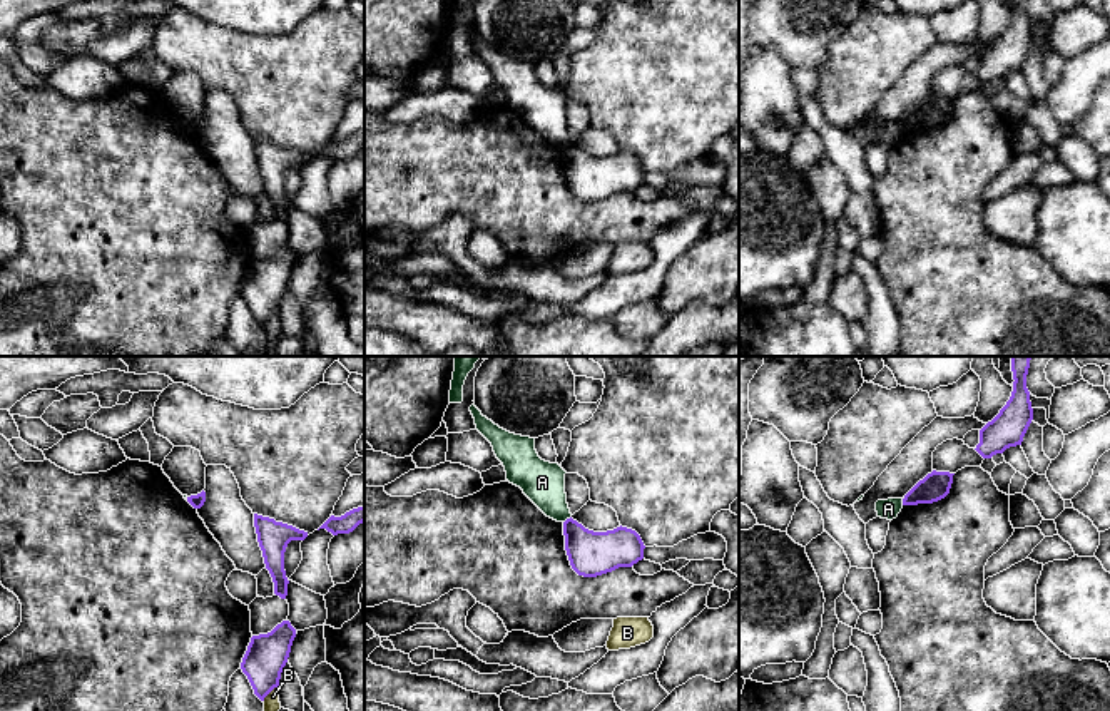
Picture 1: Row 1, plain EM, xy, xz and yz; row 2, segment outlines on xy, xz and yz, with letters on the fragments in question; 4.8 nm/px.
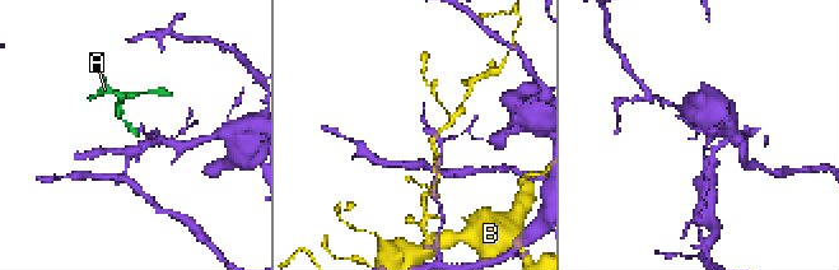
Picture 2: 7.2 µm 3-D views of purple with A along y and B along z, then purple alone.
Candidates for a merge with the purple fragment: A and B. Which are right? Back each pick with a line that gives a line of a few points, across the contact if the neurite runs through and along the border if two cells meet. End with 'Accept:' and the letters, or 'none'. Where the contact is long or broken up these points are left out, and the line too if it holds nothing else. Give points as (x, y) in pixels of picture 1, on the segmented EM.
Accept: none

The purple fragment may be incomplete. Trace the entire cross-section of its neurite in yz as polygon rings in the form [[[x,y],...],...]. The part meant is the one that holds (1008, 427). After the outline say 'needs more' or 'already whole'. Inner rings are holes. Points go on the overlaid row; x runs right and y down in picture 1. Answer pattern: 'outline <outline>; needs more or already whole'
outline [[[1011,356],[1013,391],[1000,413],[980,430],[976,452],[983,458],[1003,453],[1010,447],[1021,445],[1033,420],[1026,375],[1031,356]]]; already whole

